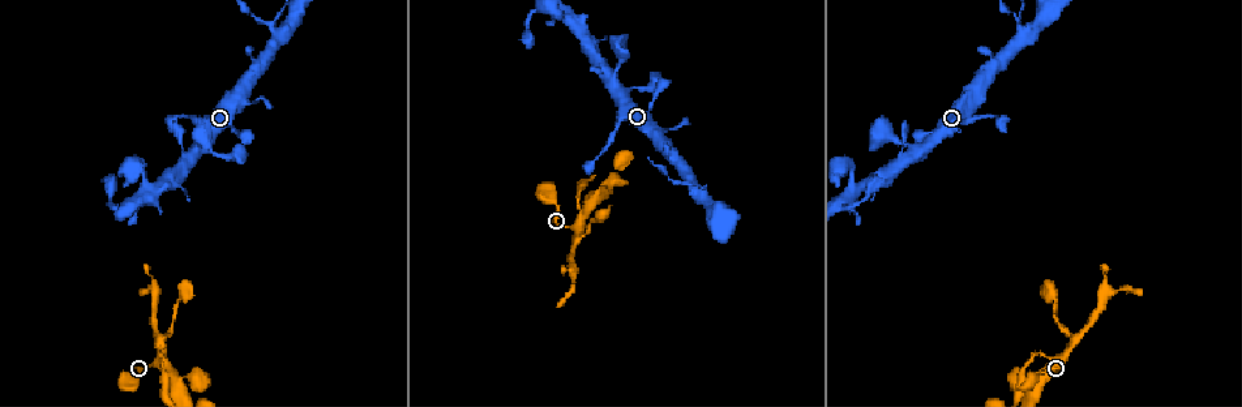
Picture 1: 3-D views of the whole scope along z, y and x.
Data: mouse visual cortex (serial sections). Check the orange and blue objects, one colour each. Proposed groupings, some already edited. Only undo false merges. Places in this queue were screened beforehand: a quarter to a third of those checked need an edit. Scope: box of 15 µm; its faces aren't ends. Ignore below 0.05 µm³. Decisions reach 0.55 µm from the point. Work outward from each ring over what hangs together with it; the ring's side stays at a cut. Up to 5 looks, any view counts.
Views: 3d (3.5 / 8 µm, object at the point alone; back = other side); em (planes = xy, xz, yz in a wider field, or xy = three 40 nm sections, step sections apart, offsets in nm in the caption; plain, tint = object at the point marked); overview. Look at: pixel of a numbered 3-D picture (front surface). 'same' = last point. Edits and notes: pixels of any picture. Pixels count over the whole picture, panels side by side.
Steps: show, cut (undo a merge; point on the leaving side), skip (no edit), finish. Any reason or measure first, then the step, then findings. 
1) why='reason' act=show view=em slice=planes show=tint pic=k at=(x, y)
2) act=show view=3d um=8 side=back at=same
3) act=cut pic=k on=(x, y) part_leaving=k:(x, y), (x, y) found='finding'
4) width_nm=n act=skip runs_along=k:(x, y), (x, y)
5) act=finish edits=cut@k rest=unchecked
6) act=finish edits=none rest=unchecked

why='sharp bend' act=show view=3d um=8 pic=1 at=(575, 236)

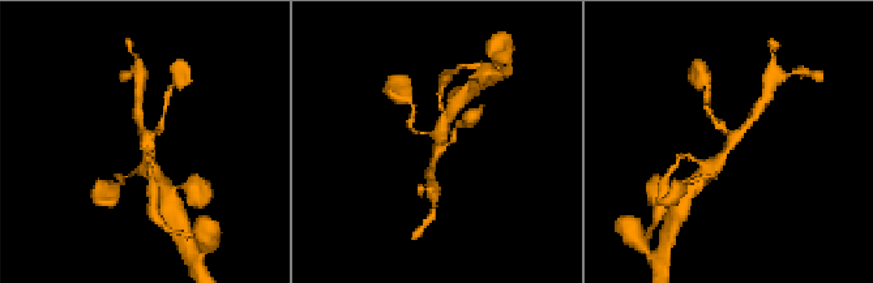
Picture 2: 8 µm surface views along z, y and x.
act=show view=3d um=3.5 pic=2 at=(439, 149)

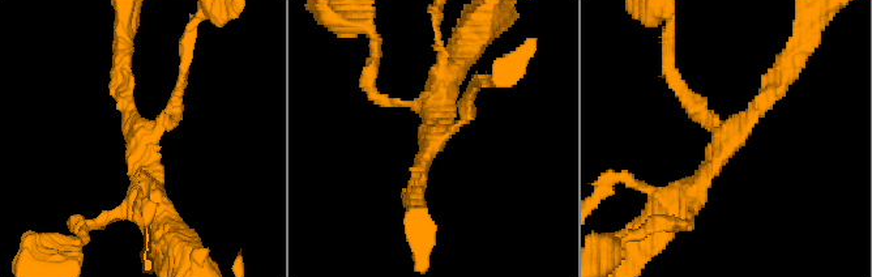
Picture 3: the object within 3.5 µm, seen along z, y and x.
arms=3 arm_widths_nm=200,200,200 why='need the tissue' act=show view=em slice=xy step=1 show=tint pic=3 at=(137, 155)

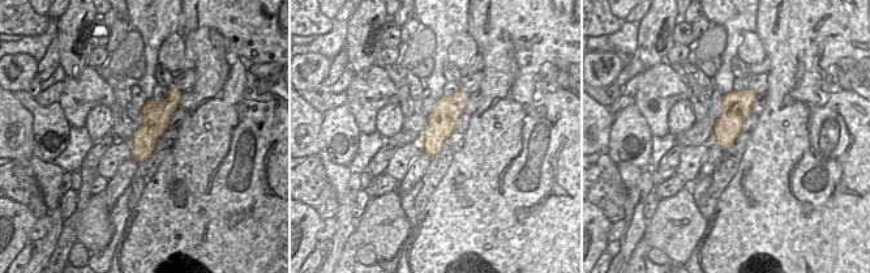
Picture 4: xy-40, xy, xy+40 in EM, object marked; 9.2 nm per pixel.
width_nm=280 act=skip runs_along=3:(689, 217), (700, 182), (779, 81) found='all the same cell'

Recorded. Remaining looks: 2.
why='thin arm on a thick one' act=show view=em slice=xy step=3 show=tint pic=1 at=(280, 38)

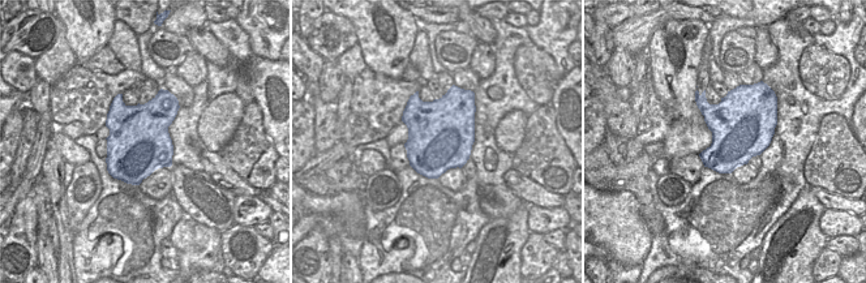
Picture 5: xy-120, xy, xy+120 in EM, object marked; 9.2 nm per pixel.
act=show view=3d um=3.5 side=back at=same

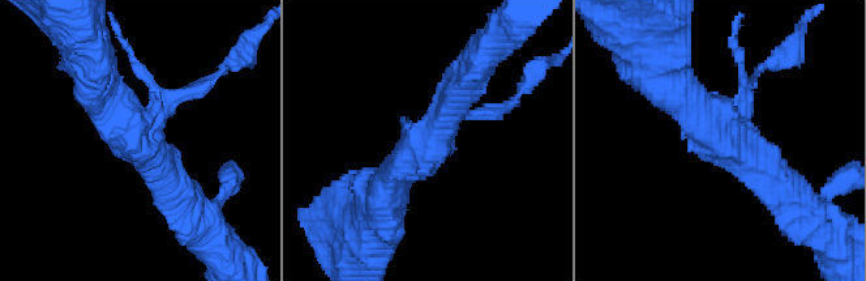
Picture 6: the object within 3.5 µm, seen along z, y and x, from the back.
act=cut pic=6 on=(491, 111) part_leaving=6:(158, 120), (170, 99), (243, 56) found='two cells meet here'

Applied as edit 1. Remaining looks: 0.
act=finish edits=cut@6 rest=unchecked

